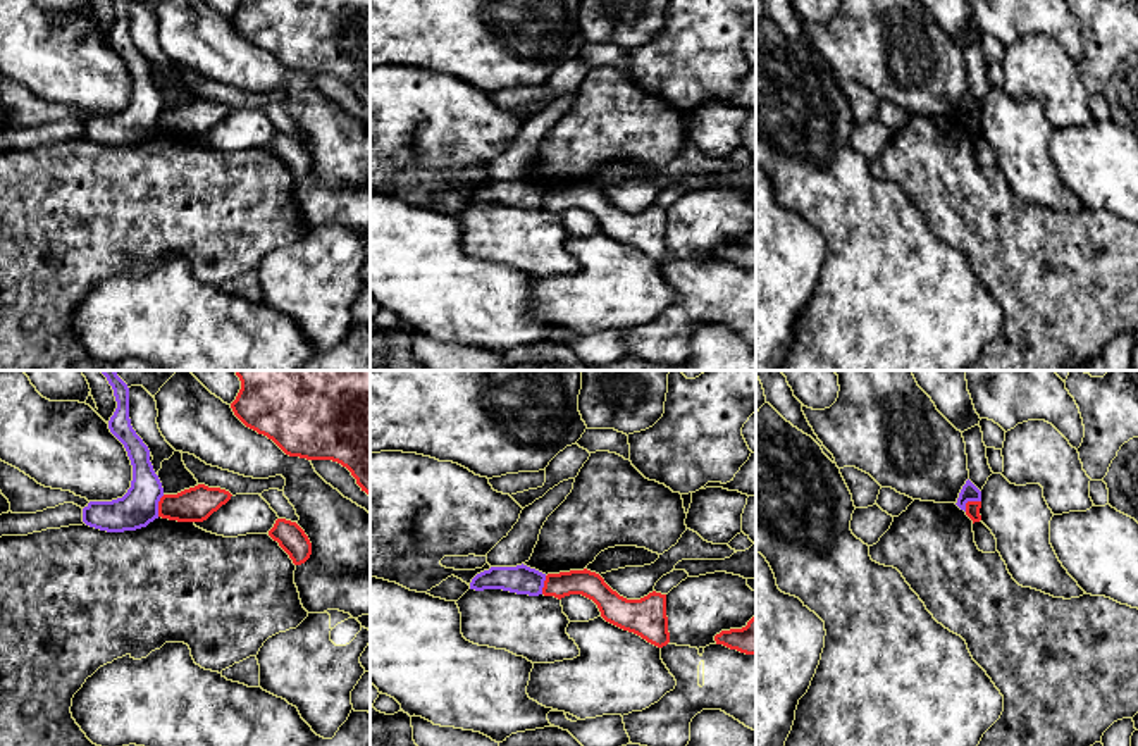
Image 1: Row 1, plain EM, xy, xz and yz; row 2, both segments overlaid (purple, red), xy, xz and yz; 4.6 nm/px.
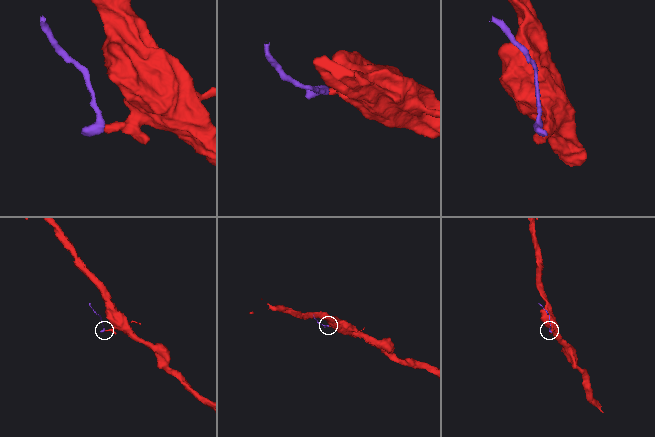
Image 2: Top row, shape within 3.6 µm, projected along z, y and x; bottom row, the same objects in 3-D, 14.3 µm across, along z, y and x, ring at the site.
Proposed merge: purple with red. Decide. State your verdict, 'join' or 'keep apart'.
keep apart

